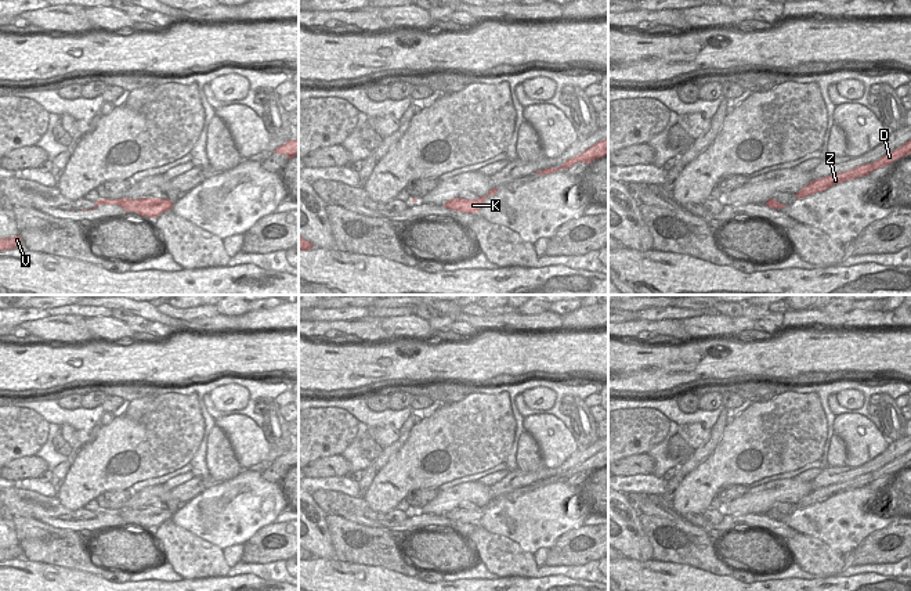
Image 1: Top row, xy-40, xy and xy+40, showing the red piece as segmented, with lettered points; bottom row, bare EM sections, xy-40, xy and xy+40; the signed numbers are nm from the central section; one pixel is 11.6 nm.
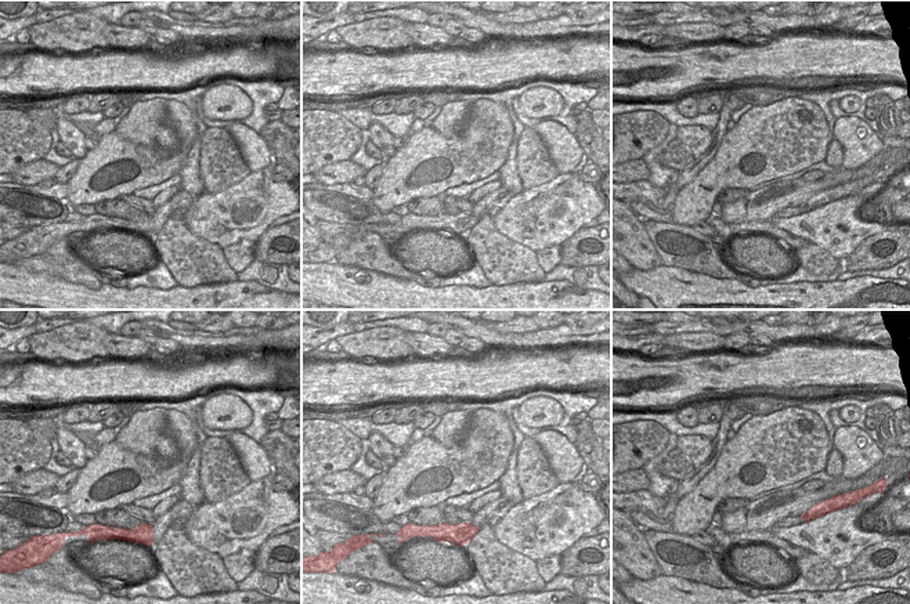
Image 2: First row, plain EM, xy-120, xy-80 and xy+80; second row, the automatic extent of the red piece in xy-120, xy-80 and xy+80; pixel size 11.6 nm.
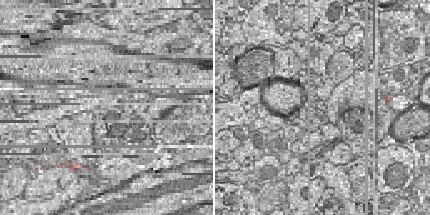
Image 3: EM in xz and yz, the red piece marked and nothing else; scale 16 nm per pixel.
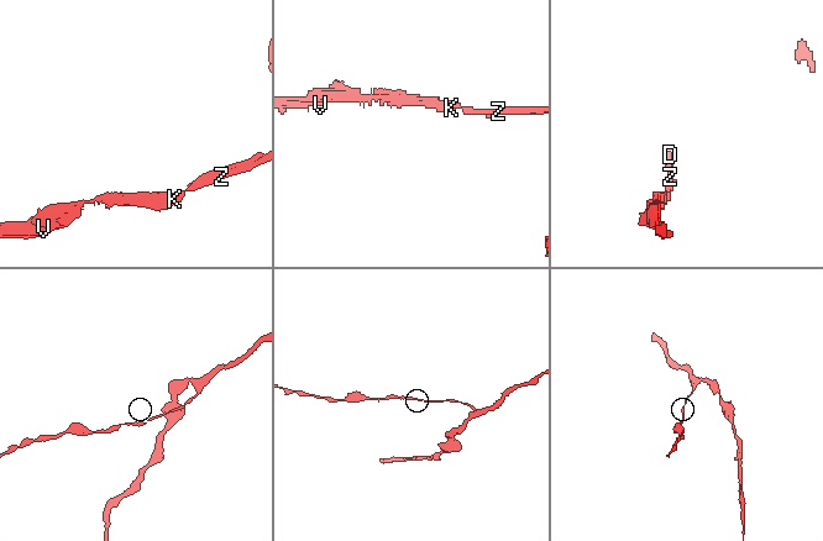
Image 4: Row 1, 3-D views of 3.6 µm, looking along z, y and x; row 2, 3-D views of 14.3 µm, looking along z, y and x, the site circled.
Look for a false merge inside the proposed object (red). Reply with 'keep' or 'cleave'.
keep

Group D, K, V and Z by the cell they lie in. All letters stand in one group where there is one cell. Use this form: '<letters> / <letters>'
D K V Z

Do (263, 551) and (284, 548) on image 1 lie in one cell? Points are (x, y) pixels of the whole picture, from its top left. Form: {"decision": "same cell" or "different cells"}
{"decision": "same cell"}

